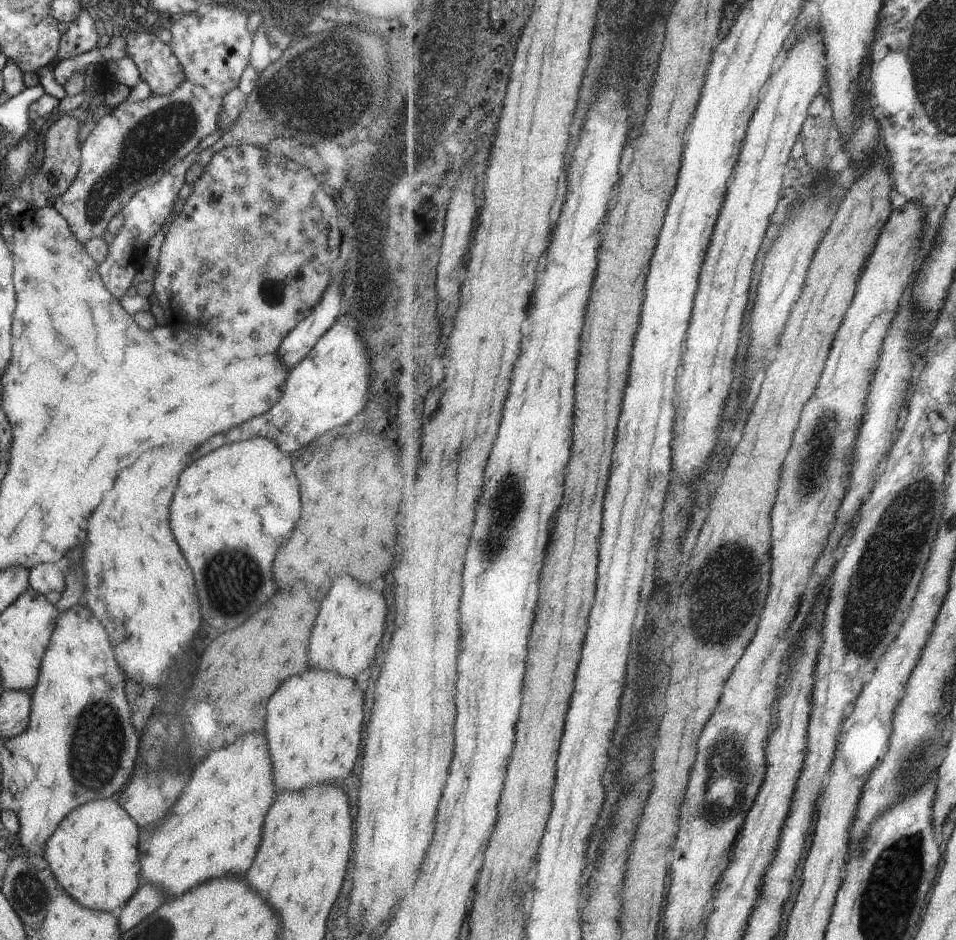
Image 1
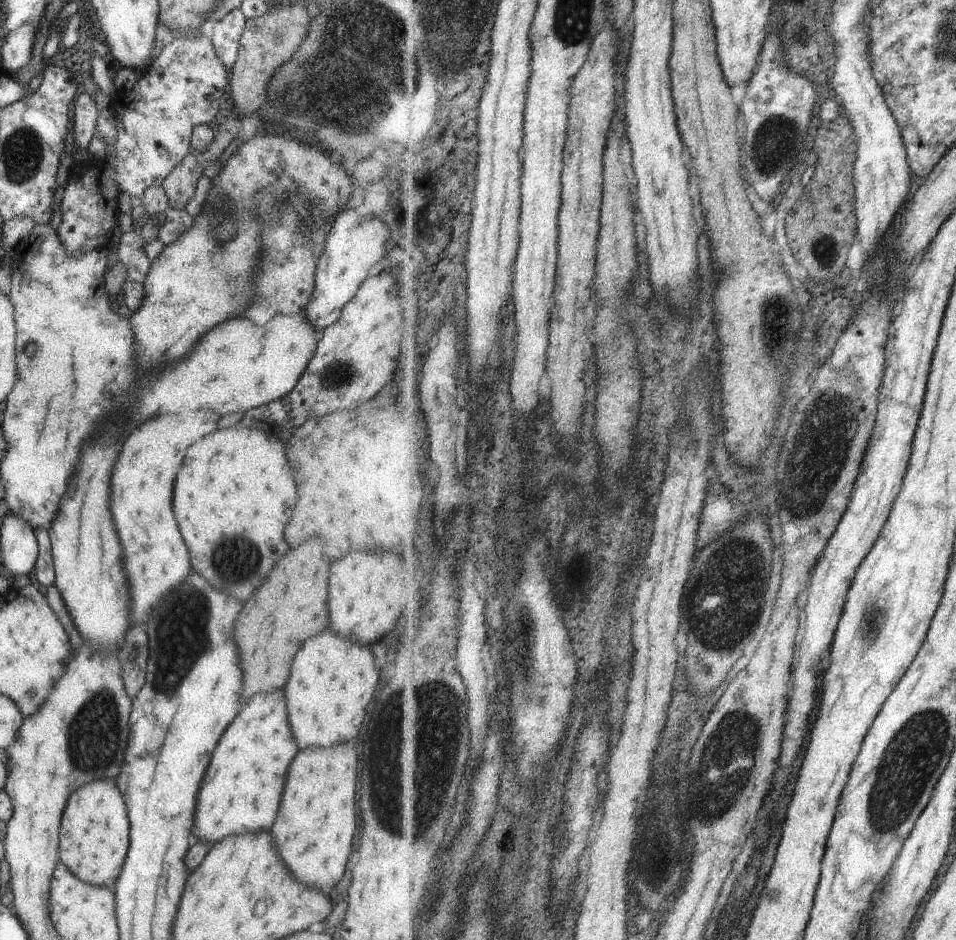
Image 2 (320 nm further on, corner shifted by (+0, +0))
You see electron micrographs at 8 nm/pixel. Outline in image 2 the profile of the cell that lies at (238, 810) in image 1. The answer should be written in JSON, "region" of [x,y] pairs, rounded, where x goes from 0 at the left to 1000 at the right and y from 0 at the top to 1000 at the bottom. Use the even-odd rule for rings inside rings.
{"region":[[[288,734],[263,740],[254,755],[235,774],[223,798],[204,849],[201,891],[222,900],[235,889],[280,885],[296,843],[300,815],[309,800],[311,794],[309,787],[304,787],[296,736]]]}

